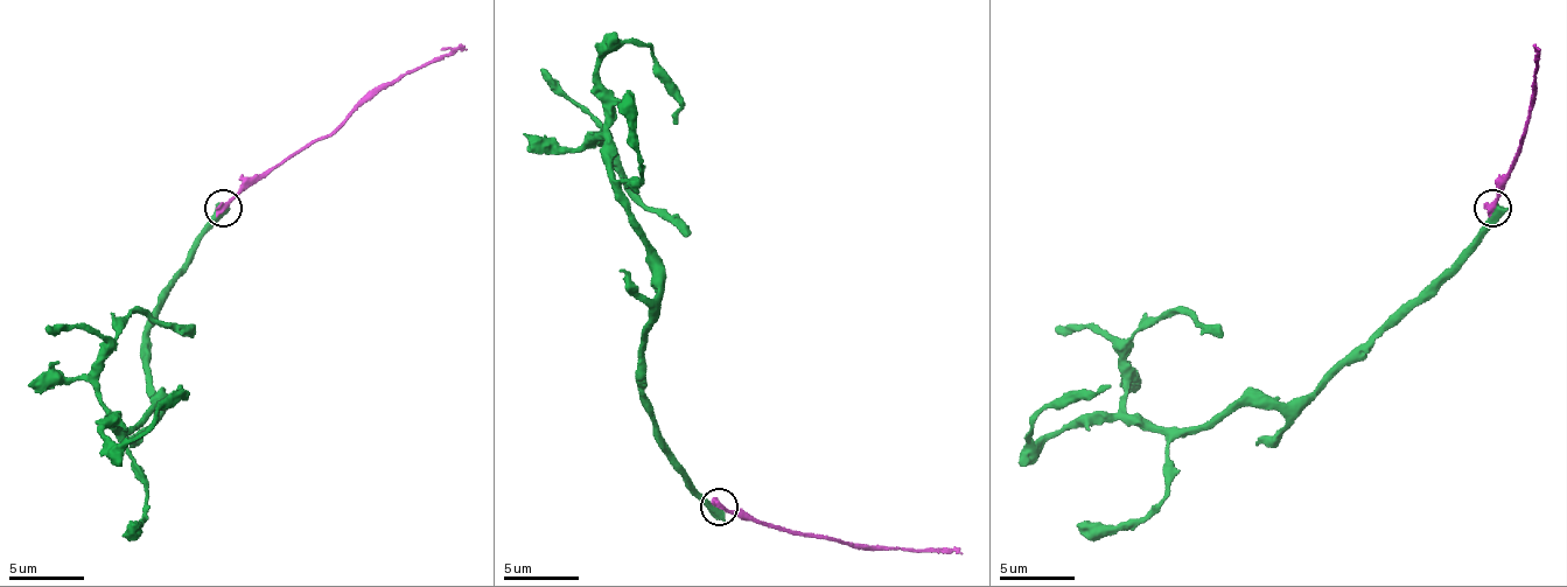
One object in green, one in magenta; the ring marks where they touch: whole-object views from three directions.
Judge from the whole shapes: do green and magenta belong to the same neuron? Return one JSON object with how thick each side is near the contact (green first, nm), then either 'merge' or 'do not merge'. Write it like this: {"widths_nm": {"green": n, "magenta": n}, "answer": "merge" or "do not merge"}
{"widths_nm": {"green": 650, "magenta": 420}, "answer": "do not merge"}

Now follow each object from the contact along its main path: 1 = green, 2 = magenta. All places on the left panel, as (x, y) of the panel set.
1: (224, 207), (149, 327), (149, 384), (163, 403), (134, 430), (111, 421), (104, 433), (134, 440), (179, 384)
2: (224, 207), (288, 158), (326, 139), (359, 105), (466, 44)

